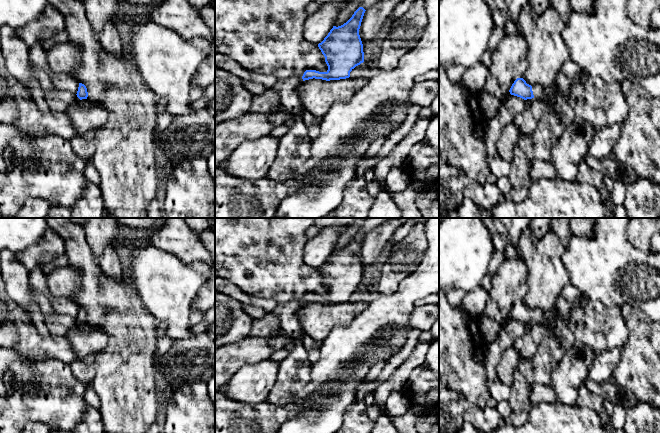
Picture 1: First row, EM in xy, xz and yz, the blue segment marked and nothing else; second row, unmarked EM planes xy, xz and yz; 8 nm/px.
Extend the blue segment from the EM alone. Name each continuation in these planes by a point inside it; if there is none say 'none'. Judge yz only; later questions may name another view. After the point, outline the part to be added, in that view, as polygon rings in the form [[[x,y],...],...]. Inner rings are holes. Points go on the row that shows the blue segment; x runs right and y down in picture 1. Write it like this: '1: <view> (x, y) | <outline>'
1: yz (600, 103) | [[[580,71],[577,79],[571,81],[570,94],[563,97],[557,84],[551,89],[532,87],[534,98],[552,95],[557,103],[569,105],[576,116],[590,123],[596,130],[612,124],[622,125],[628,117],[629,105],[617,81],[606,82],[585,71]]]

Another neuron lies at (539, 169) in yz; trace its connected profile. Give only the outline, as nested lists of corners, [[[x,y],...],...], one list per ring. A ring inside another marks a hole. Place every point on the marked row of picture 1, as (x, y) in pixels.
[[[531,160],[529,174],[533,180],[557,178],[557,170],[550,161]]]

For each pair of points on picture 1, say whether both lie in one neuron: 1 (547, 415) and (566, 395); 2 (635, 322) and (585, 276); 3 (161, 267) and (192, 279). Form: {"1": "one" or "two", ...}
{"1": "two", "2": "two", "3": "one"}

